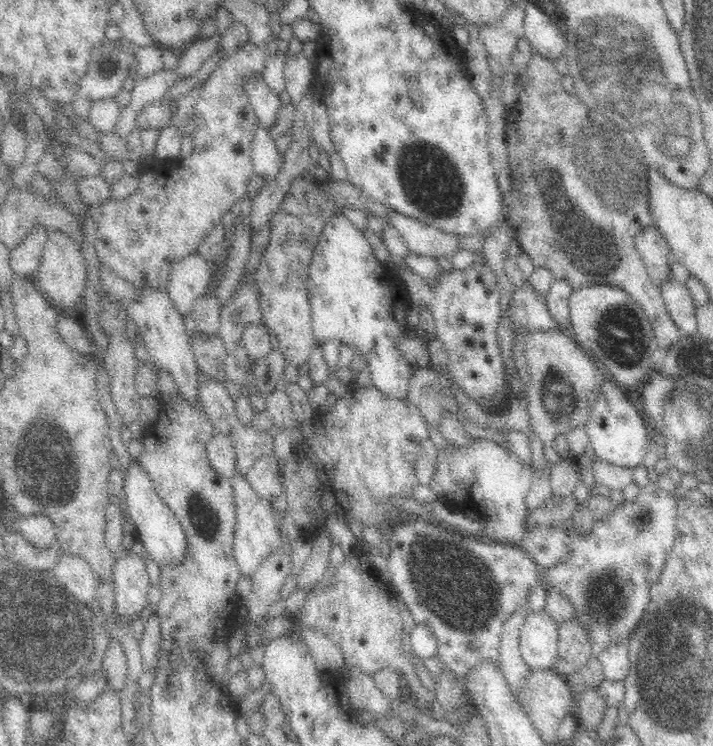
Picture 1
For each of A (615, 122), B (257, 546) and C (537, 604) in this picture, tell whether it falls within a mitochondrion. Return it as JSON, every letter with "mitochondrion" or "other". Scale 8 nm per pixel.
{"A":"other","B":"other","C":"other"}

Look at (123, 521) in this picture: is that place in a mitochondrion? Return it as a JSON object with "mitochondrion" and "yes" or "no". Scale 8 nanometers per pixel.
{"mitochondrion":"no"}

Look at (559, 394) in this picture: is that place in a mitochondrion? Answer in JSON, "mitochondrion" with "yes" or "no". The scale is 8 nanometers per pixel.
{"mitochondrion":"yes"}

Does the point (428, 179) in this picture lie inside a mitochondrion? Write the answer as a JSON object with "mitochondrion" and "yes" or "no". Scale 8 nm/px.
{"mitochondrion":"yes"}

